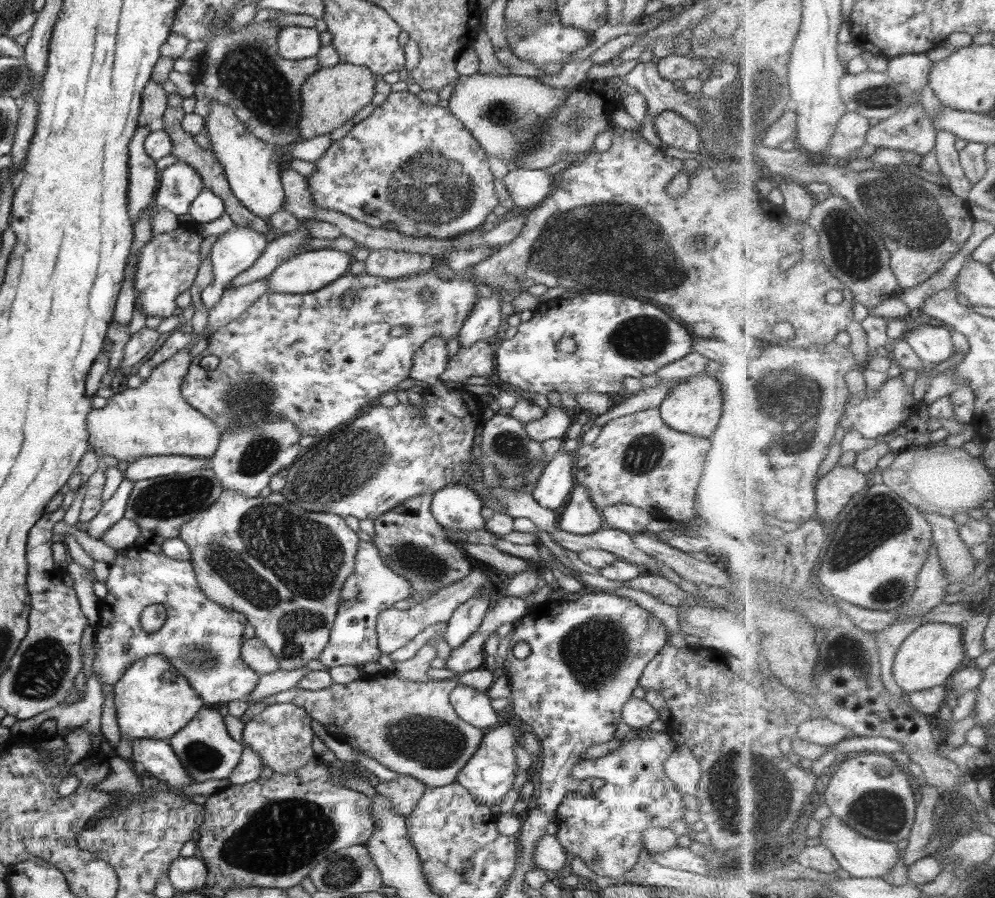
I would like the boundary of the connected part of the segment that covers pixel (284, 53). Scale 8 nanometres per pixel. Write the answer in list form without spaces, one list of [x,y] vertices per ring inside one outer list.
[[[284,27],[277,37],[278,53],[287,60],[310,60],[322,46],[319,35],[315,28]]]

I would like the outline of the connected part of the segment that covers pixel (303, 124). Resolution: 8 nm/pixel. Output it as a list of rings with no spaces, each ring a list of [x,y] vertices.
[[[336,64],[332,68],[321,68],[313,76],[310,76],[304,85],[301,86],[301,110],[298,118],[298,135],[302,140],[312,139],[320,135],[331,133],[334,128],[338,128],[352,119],[354,114],[372,103],[372,99],[378,90],[378,83],[368,68],[356,66],[354,64]]]

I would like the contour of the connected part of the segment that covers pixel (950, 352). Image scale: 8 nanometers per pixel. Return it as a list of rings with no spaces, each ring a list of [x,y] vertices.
[[[913,320],[905,337],[927,363],[940,364],[957,353],[953,333],[954,330],[950,327],[932,326]]]

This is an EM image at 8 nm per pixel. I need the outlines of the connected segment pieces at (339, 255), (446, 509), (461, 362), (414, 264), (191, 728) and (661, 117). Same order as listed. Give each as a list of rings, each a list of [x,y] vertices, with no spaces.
[[[332,248],[298,252],[294,257],[290,257],[290,259],[280,263],[265,278],[266,284],[268,284],[268,293],[290,292],[289,294],[300,295],[316,292],[349,272],[350,266],[354,261],[353,254],[351,252],[340,252],[340,250]]]
[[[448,483],[439,492],[433,494],[431,501],[431,515],[442,528],[454,528],[459,532],[476,532],[485,529],[484,516],[481,514],[484,507],[481,497],[462,483]]]
[[[478,341],[449,355],[446,370],[440,375],[440,380],[462,383],[471,376],[487,378],[493,374],[494,368],[496,369],[496,348],[492,348],[487,341]]]
[[[370,249],[366,258],[366,274],[384,280],[398,280],[414,274],[432,271],[434,256],[392,249]]]
[[[204,706],[196,716],[180,731],[169,738],[176,756],[186,768],[188,777],[194,783],[203,783],[213,779],[228,779],[232,770],[240,762],[243,744],[230,737],[224,724],[224,716],[218,707]]]
[[[664,110],[654,115],[654,130],[665,145],[694,153],[702,151],[702,134],[694,124],[677,112]]]

